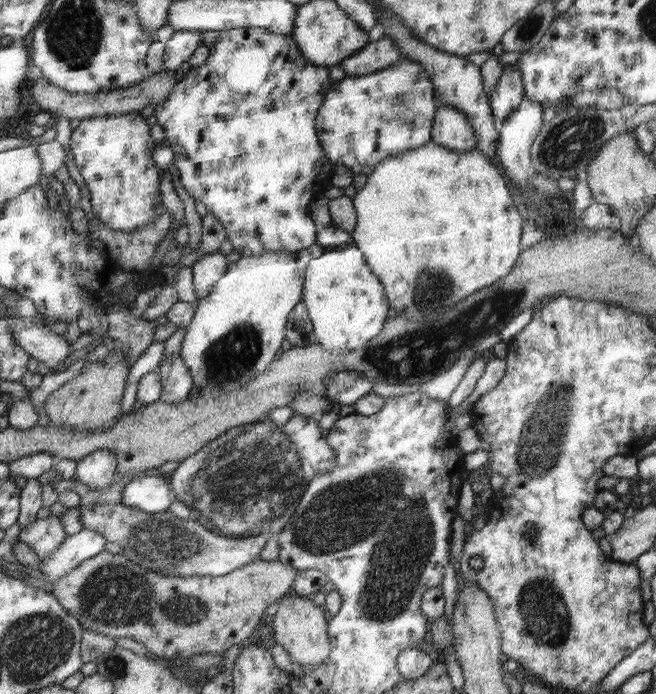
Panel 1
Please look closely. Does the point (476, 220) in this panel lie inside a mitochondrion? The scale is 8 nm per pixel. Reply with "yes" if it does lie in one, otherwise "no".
no

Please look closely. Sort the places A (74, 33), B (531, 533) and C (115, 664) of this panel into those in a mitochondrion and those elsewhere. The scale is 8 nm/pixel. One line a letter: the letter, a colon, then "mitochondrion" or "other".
A: mitochondrion
B: mitochondrion
C: mitochondrion

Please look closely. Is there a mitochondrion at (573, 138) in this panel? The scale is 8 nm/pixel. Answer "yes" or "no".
yes

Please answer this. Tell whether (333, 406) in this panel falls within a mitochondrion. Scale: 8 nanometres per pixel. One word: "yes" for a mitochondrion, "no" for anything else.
no

